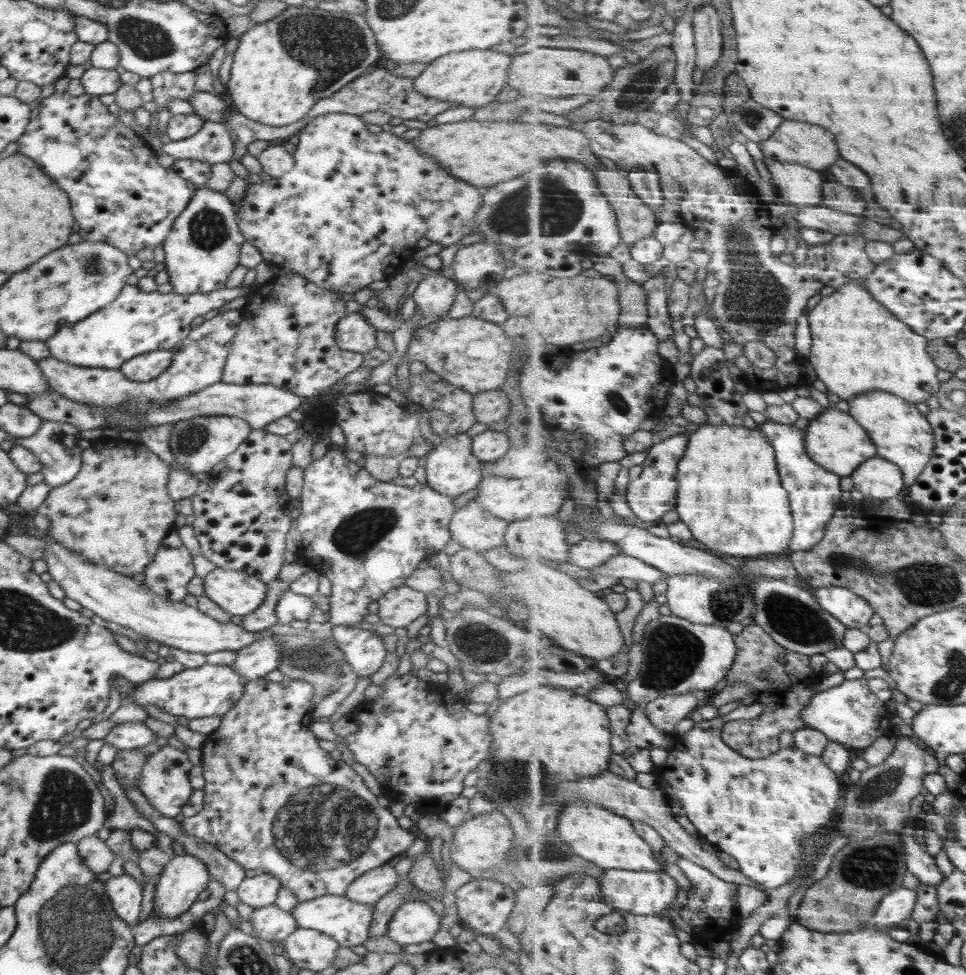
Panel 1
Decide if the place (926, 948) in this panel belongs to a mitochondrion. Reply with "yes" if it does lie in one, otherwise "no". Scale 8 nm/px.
no

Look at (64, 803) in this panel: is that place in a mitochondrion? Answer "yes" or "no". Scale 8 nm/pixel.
yes

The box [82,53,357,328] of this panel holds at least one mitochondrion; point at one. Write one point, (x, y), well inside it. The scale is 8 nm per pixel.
(208, 229)

